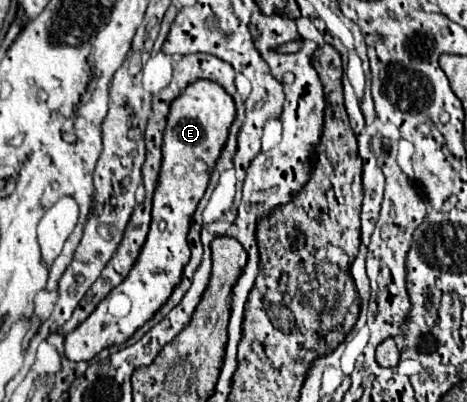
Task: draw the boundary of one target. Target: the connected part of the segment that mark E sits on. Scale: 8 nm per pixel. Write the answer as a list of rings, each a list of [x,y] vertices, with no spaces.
[[[200,79],[188,85],[170,105],[162,145],[162,169],[152,203],[152,225],[146,243],[130,275],[110,291],[94,313],[66,335],[64,355],[70,361],[92,361],[104,347],[122,345],[136,329],[150,321],[182,283],[184,267],[190,261],[188,231],[194,211],[206,193],[210,173],[228,141],[230,125],[236,119],[234,99],[214,81]]]

